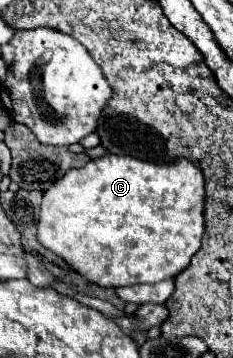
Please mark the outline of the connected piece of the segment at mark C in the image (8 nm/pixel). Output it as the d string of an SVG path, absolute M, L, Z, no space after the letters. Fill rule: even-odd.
M105 154L89 160L81 168L69 170L43 192L37 240L97 286L119 288L131 284L157 284L183 272L191 256L201 248L201 236L205 232L203 202L203 174L189 160L151 164L133 156Z

